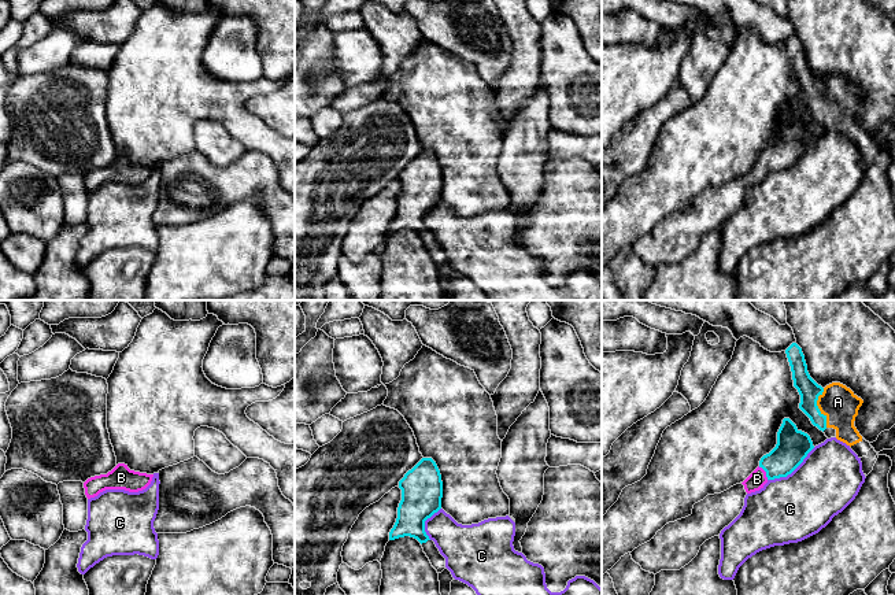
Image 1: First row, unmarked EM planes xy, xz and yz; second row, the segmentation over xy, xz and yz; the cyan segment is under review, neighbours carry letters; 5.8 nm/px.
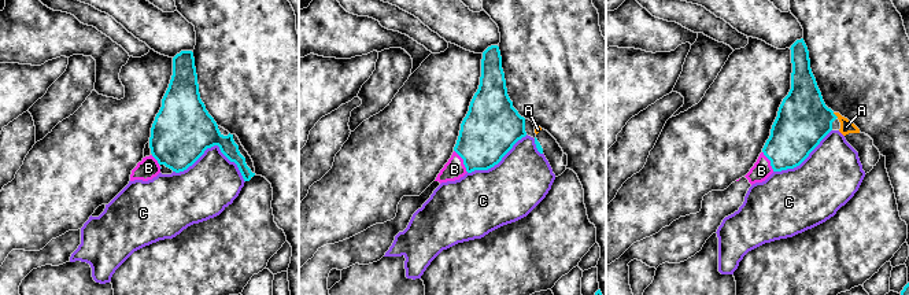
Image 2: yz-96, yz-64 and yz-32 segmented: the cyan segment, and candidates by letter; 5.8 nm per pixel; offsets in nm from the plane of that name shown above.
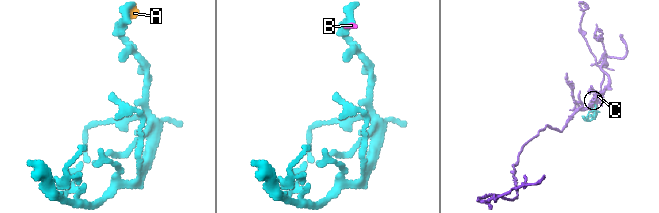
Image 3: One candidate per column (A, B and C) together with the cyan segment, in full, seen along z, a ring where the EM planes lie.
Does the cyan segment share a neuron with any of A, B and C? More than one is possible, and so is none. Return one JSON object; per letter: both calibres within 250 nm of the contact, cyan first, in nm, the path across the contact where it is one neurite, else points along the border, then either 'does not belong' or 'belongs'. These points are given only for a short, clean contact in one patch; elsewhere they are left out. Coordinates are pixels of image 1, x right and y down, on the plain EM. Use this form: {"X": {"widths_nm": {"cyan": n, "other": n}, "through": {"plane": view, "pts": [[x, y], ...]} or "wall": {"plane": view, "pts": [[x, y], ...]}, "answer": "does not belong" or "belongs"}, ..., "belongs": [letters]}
{"A": {"widths_nm": {"cyan": 120, "other": 200}, "answer": "belongs"}, "B": {"widths_nm": {"cyan": 190, "other": 100}, "through": {"plane": "yz", "pts": [[792, 139], [765, 163], [757, 172]]}, "answer": "belongs"}, "C": {"widths_nm": {"cyan": 190, "other": 380}, "answer": "does not belong"}, "belongs": ["A", "B"]}

